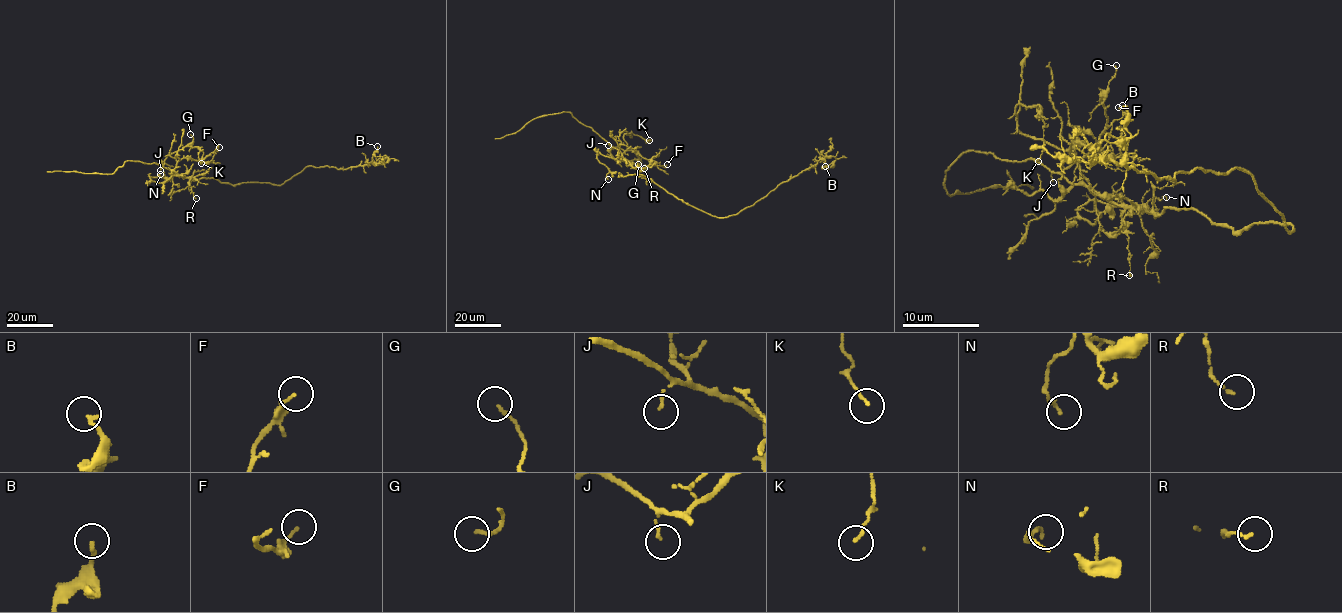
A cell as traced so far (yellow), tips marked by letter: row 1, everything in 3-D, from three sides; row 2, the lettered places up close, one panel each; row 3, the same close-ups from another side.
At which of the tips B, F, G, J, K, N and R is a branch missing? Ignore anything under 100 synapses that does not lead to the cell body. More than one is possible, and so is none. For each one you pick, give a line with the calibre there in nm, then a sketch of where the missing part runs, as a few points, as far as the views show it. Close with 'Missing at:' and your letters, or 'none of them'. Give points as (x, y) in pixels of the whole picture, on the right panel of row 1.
Missing at: none of them

